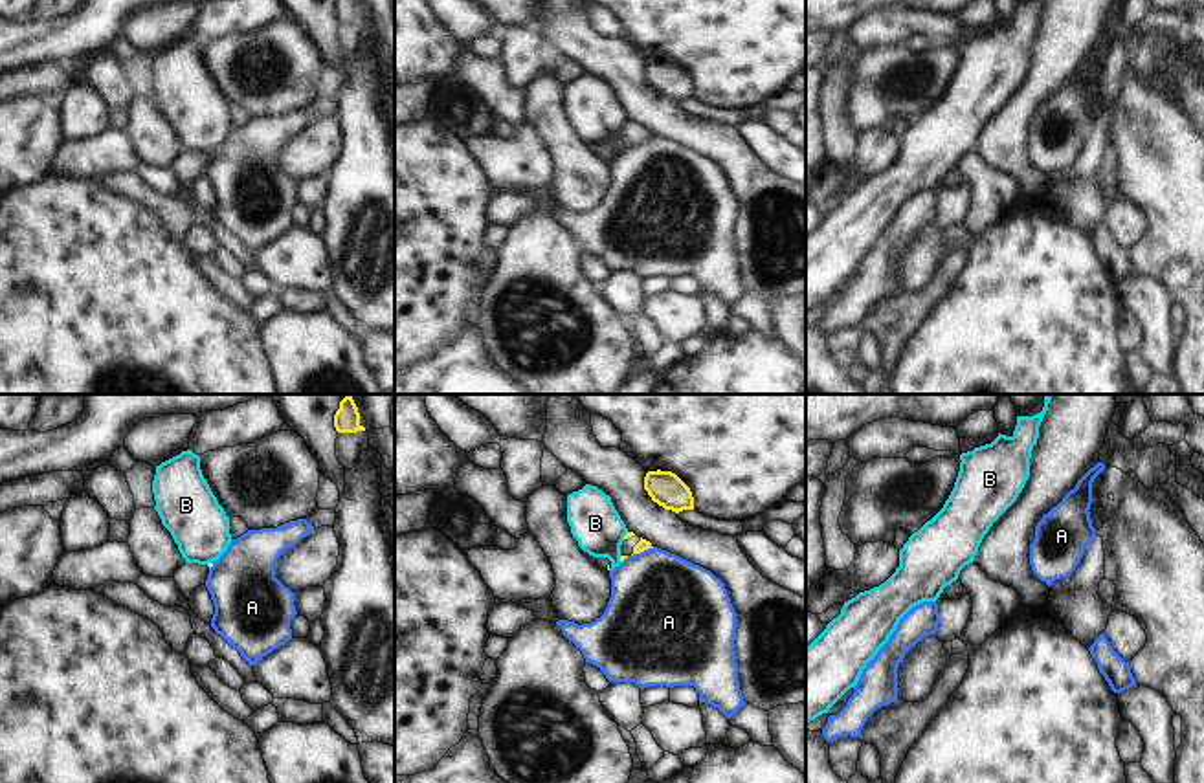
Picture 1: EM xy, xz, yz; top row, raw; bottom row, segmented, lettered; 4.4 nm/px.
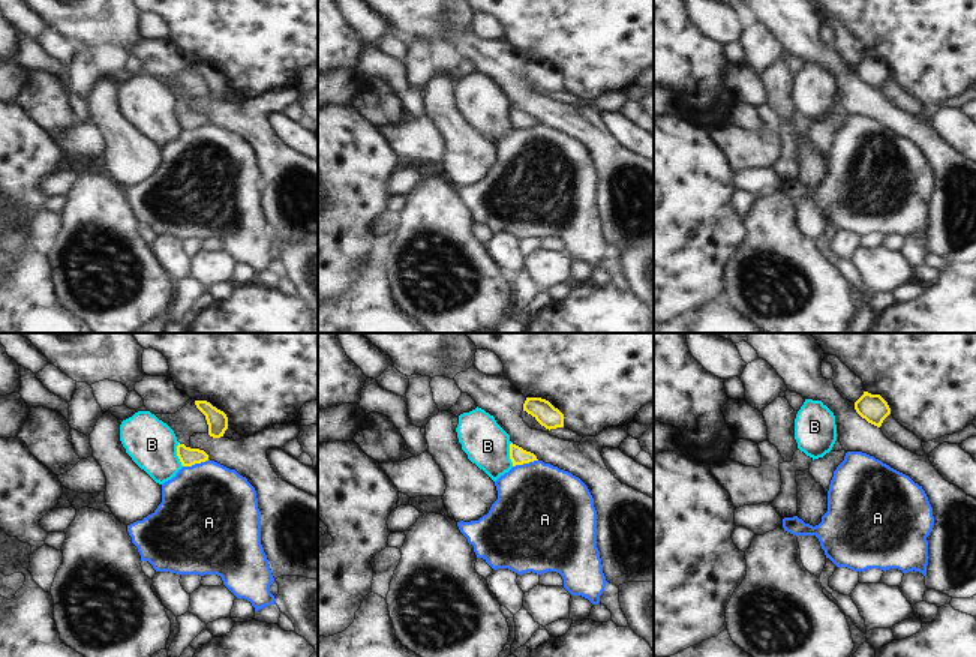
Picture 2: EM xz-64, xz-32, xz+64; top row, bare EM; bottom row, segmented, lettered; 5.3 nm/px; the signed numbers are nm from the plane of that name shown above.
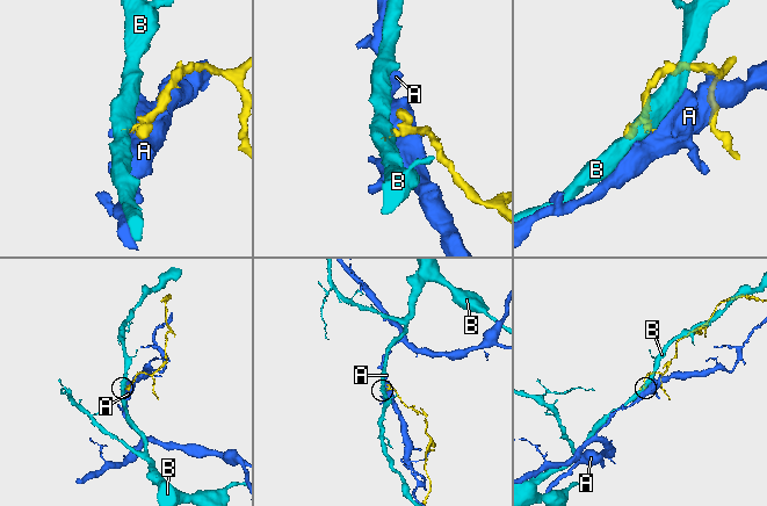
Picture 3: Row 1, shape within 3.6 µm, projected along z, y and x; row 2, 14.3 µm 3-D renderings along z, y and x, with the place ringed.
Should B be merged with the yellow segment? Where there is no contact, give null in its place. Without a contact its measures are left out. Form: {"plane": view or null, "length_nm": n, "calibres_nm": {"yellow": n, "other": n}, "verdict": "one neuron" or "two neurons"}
{"plane": "xz", "length_nm": 40, "calibres_nm": {"yellow": 20, "other": 220}, "verdict": "two neurons"}

